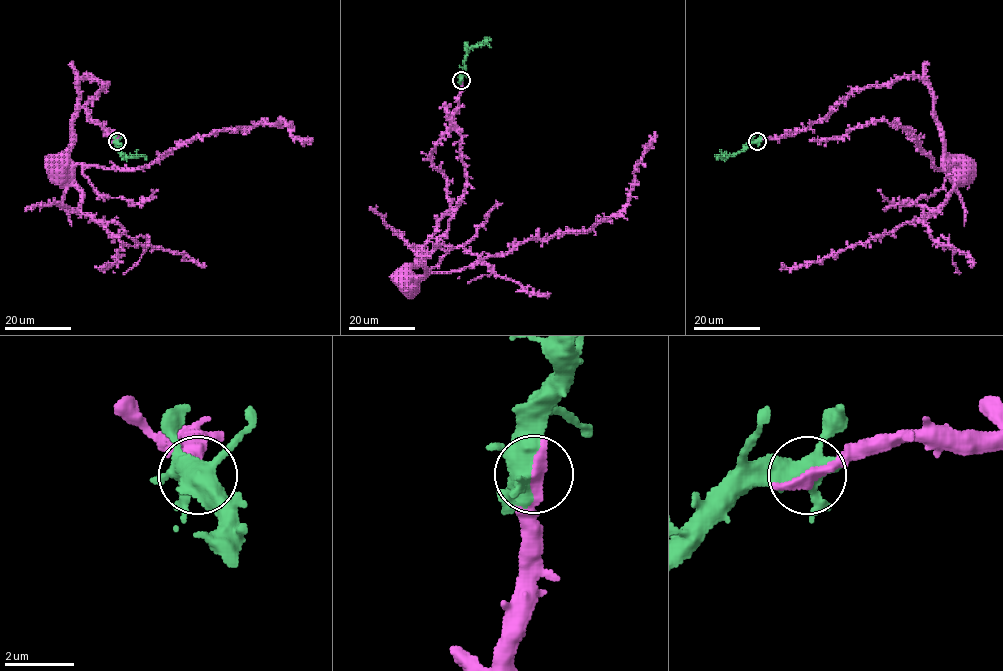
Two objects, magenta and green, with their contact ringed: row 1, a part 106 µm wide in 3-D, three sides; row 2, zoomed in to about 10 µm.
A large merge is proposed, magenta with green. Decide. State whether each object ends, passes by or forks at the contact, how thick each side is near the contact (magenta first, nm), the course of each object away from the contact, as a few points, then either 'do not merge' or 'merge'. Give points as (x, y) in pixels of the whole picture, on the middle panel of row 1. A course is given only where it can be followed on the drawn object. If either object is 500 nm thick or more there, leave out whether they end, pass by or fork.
magenta ends there; green forks there; 320 nm thick on the magenta side, 460 nm on the other; magenta runs (461, 80), (459, 106), (450, 127), (431, 153), (431, 163), (446, 178), (450, 209), (399, 288); green runs (461, 80), (466, 52), (490, 39); merge

